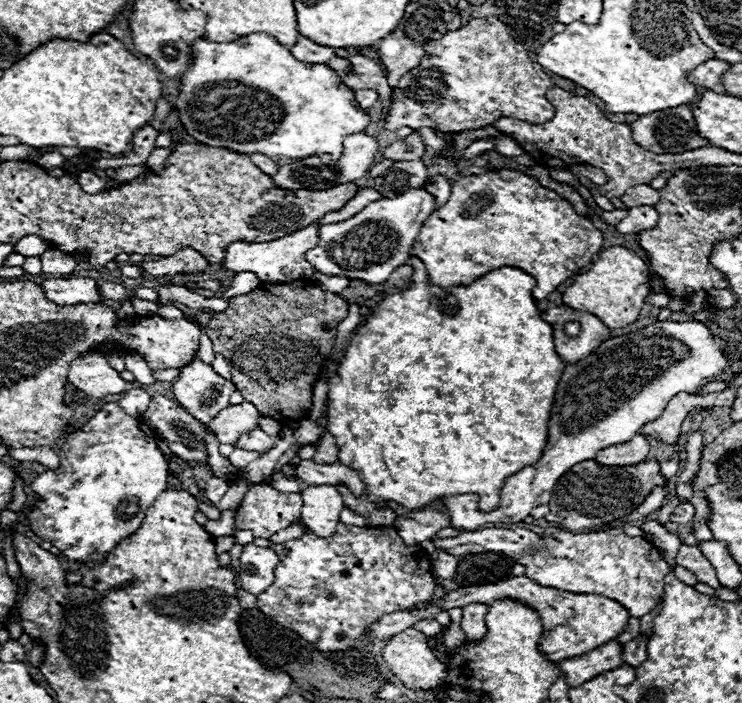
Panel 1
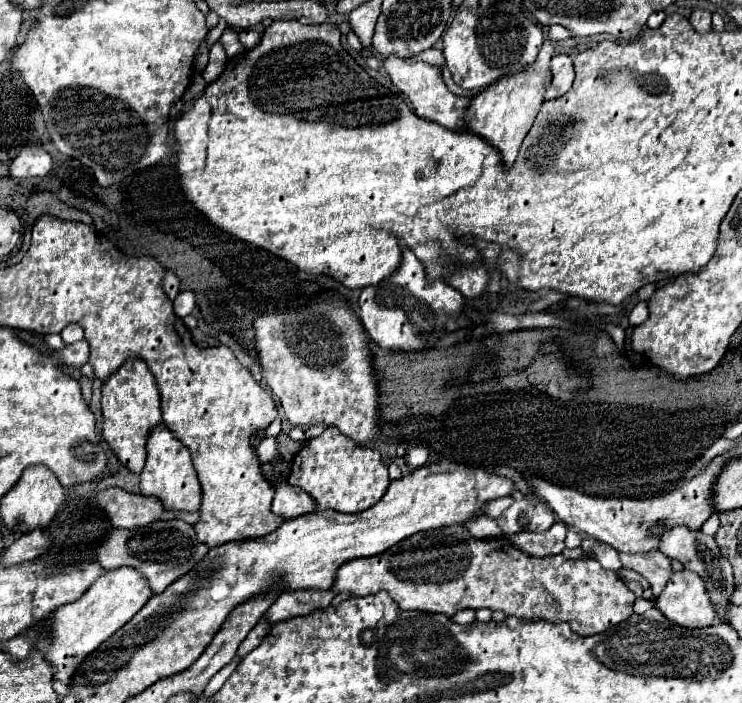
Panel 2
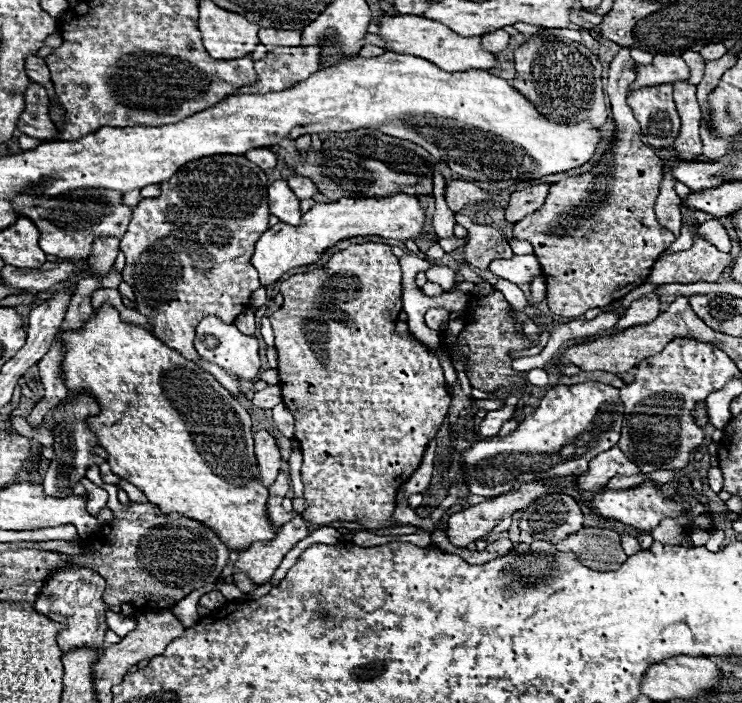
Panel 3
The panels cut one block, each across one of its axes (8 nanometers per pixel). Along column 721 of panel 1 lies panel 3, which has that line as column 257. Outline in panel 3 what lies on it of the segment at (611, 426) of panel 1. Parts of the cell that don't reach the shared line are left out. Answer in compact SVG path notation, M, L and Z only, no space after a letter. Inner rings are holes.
M206 316L200 320L196 328L196 340L194 346L202 358L208 362L220 366L222 370L228 370L230 374L238 378L252 380L260 372L260 356L258 356L258 338L256 336L246 336L242 334L234 324L224 324L216 316Z

